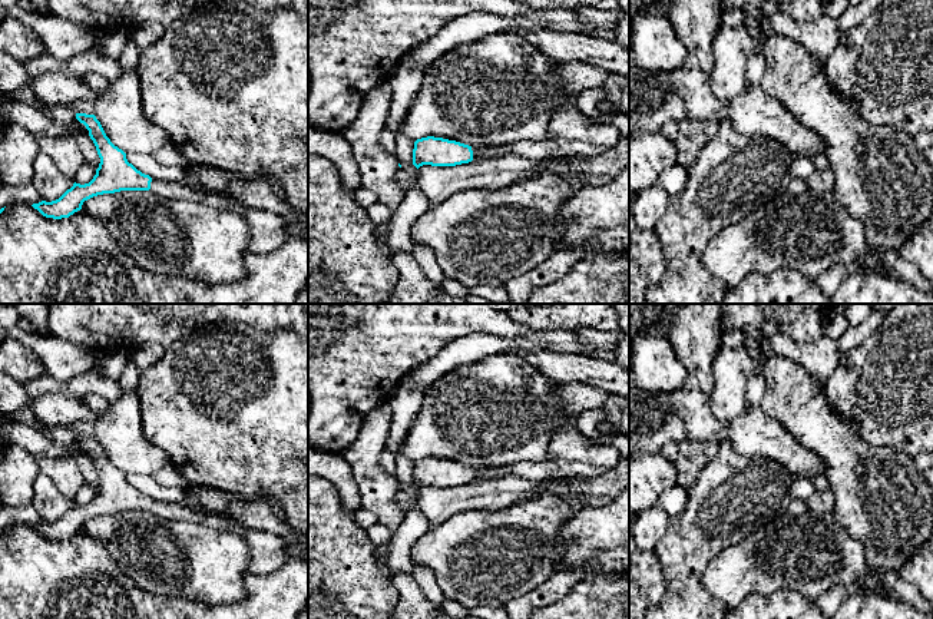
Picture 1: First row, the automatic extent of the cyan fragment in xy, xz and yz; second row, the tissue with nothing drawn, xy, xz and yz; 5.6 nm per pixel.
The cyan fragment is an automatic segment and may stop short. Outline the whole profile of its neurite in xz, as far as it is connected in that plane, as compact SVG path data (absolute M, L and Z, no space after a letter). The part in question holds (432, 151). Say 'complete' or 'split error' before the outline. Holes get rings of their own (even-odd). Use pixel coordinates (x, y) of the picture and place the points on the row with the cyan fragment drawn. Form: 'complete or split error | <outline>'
split error | M427 136L417 139L413 149L413 165L456 166L472 162L483 146L469 146L456 140Z

